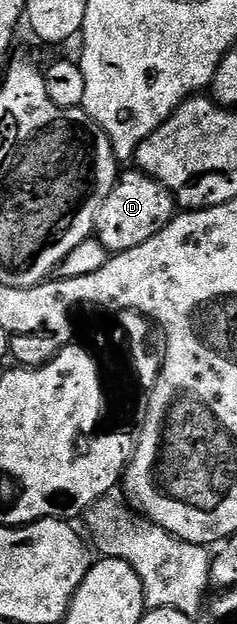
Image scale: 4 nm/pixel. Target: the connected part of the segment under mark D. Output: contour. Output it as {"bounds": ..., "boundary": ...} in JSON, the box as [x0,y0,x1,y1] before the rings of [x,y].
{"bounds":[94,170,177,254],"boundary":[[[131,170],[121,171],[116,184],[110,190],[106,202],[102,202],[102,210],[98,210],[94,239],[102,242],[109,254],[134,250],[134,246],[142,246],[142,242],[154,238],[158,230],[162,230],[177,215],[176,197],[166,186],[162,186],[145,172]]]}

